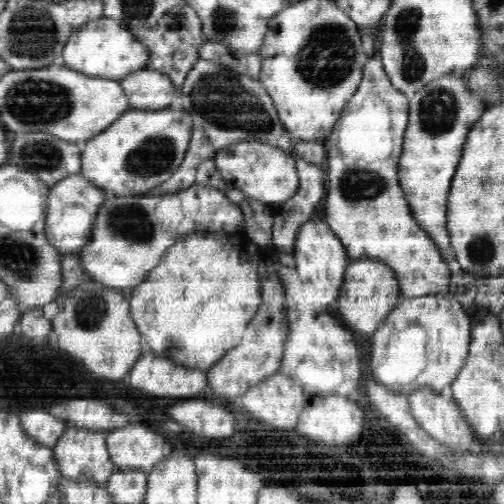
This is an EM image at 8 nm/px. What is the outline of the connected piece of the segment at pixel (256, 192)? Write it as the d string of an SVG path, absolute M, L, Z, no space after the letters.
M238 141L217 150L212 159L222 180L236 190L241 190L246 197L277 206L297 194L299 176L296 161L290 153L280 147L273 147L260 141Z

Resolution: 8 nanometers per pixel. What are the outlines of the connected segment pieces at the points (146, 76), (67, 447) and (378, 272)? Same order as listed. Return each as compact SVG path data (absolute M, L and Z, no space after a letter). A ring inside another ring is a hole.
M144 68L118 80L130 109L164 109L181 98L172 81L164 74Z
M68 426L52 448L54 457L57 458L58 469L61 470L61 476L78 477L84 474L95 480L98 485L106 487L108 478L116 471L107 449L106 435L106 432L102 430L86 430Z
M362 258L349 263L345 270L341 295L338 297L338 313L350 331L373 334L390 312L402 301L396 272L381 260Z

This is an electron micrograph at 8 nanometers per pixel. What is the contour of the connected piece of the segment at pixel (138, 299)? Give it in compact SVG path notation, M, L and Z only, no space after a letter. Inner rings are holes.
M210 233L186 236L165 252L162 260L146 275L144 282L130 289L130 315L142 334L146 350L166 357L176 365L208 370L230 348L240 344L242 334L262 304L258 282L260 253L256 253L249 240L243 241L245 247L234 246Z

